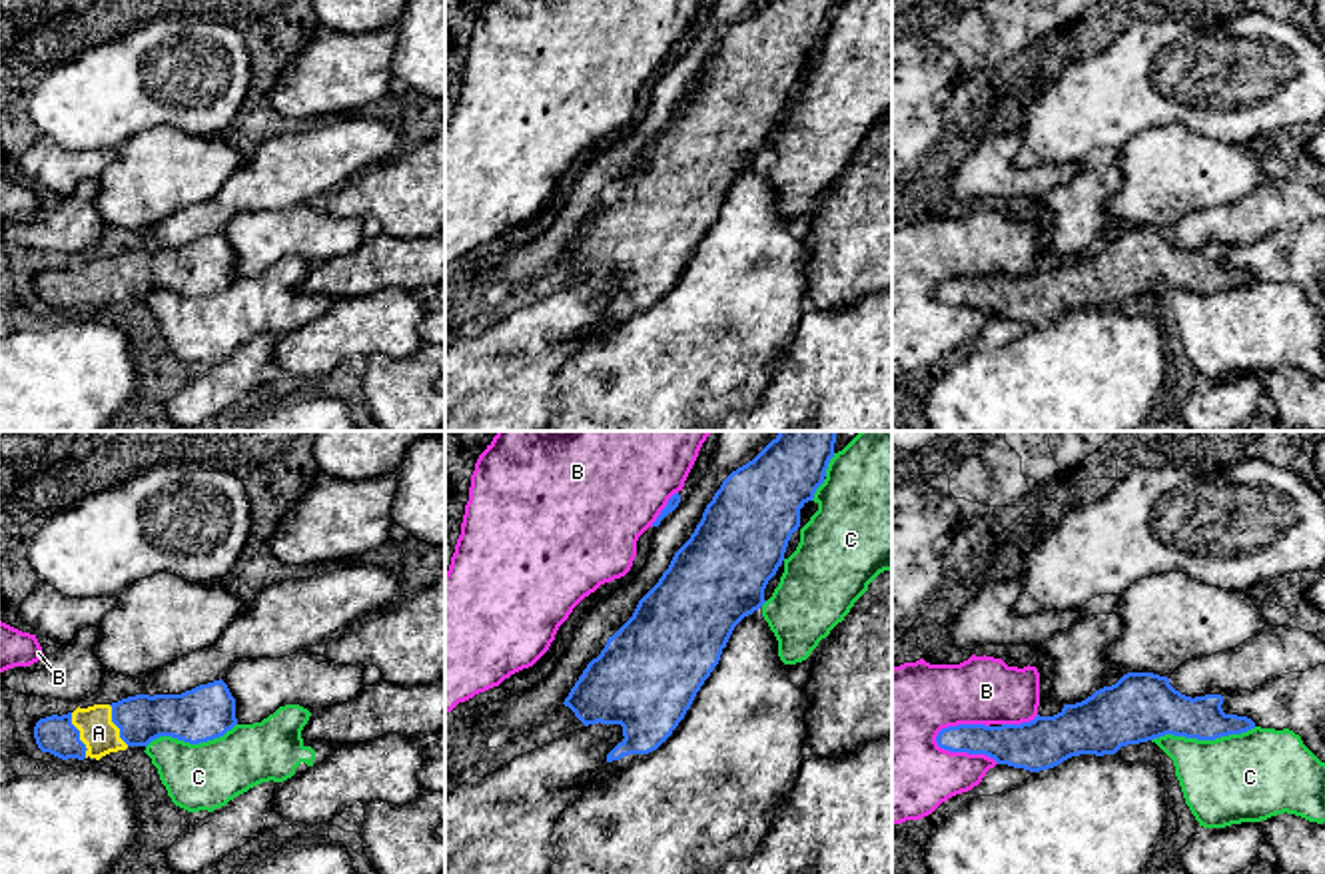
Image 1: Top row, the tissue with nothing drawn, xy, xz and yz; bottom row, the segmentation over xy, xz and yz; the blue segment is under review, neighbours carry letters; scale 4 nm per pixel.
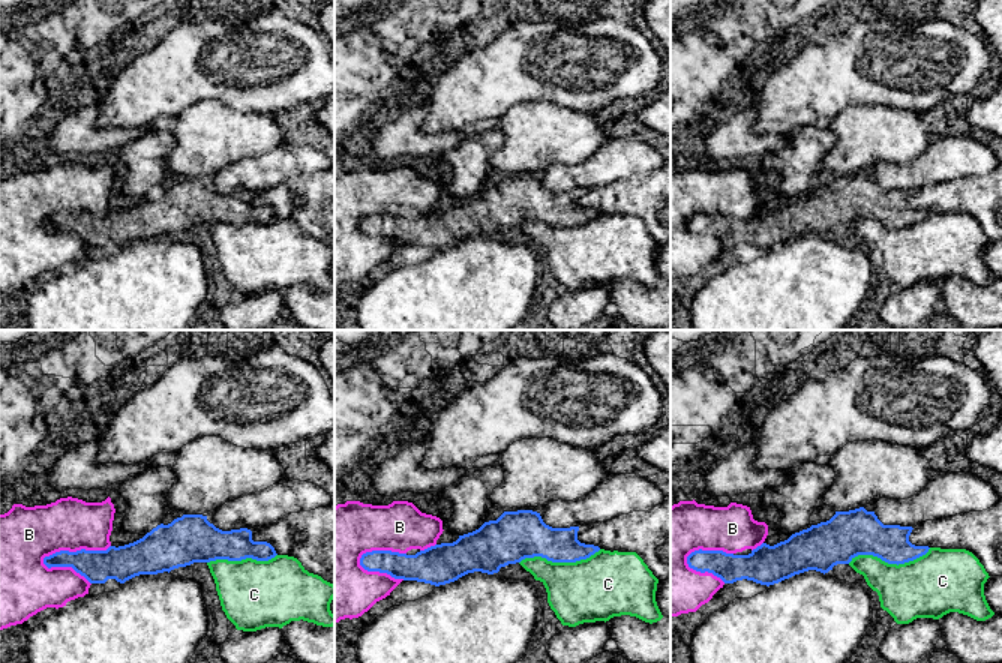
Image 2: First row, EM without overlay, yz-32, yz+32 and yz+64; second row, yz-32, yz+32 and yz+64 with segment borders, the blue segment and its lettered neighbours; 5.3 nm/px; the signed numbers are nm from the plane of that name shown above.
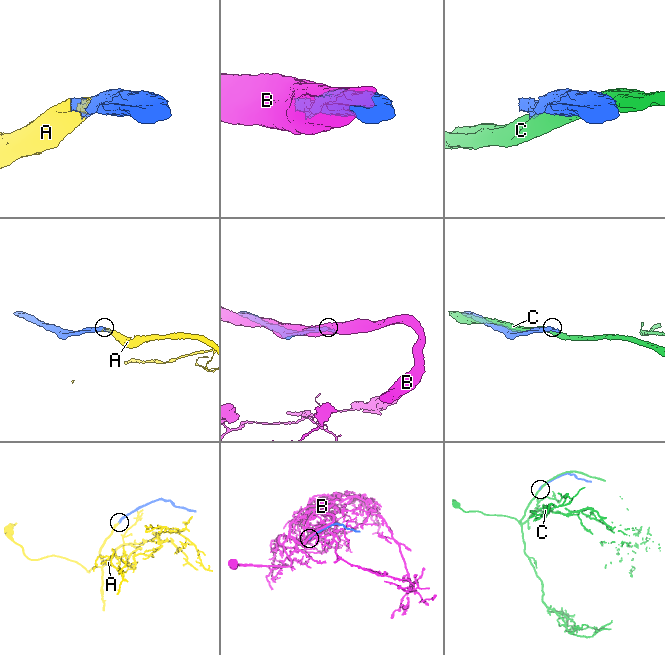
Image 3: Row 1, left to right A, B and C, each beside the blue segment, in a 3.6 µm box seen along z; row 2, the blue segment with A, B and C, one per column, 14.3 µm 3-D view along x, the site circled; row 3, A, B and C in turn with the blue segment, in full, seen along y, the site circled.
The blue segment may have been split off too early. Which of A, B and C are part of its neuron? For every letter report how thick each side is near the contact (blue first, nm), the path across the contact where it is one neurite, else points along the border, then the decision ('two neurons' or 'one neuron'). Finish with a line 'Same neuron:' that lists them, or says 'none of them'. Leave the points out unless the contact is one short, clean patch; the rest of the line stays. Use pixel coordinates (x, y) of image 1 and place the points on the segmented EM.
A: calibres 160 and 150 nm; one neuron
B: calibres 180 and 340 nm; two neurons
C: calibres 240 and 360 nm; two neurons
Same neuron: A

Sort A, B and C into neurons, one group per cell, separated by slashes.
A / B / C

